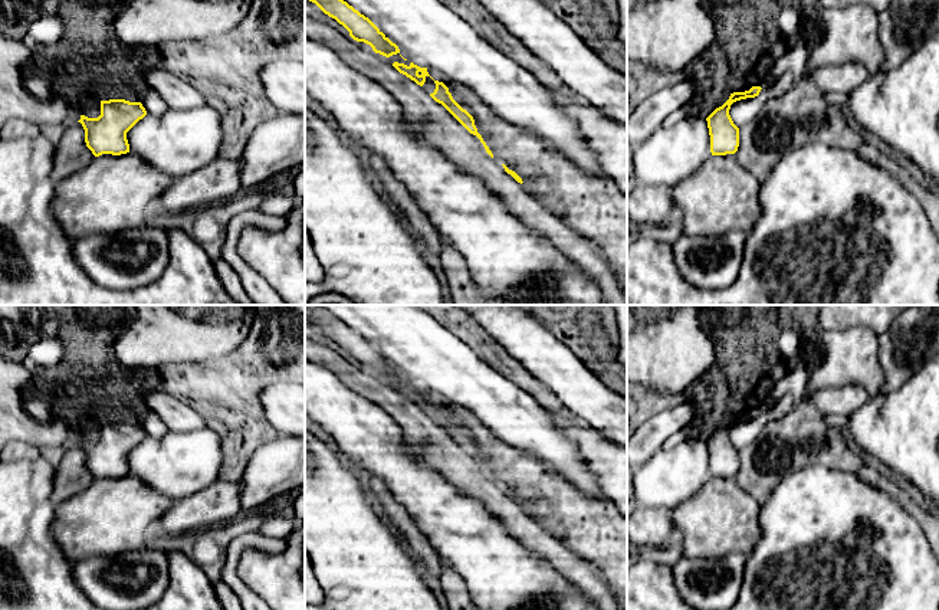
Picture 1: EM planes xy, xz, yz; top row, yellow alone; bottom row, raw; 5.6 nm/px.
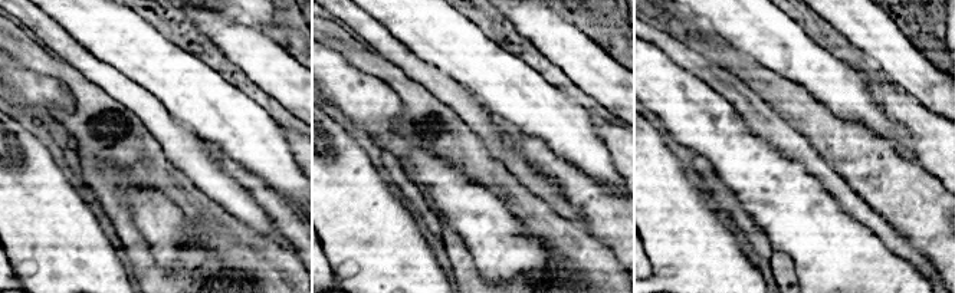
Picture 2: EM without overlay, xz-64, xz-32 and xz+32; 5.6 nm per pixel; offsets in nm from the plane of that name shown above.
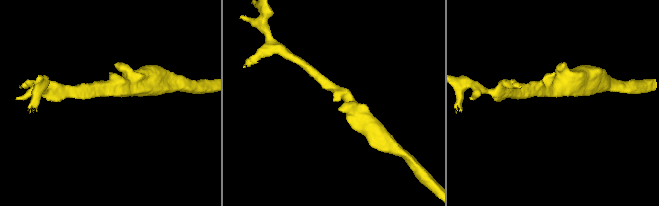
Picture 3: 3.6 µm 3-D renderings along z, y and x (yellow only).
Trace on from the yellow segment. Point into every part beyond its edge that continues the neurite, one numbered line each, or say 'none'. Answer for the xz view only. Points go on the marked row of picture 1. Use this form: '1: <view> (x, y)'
none

